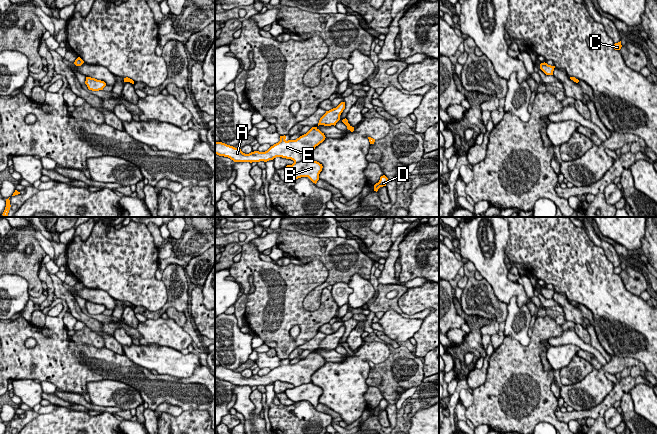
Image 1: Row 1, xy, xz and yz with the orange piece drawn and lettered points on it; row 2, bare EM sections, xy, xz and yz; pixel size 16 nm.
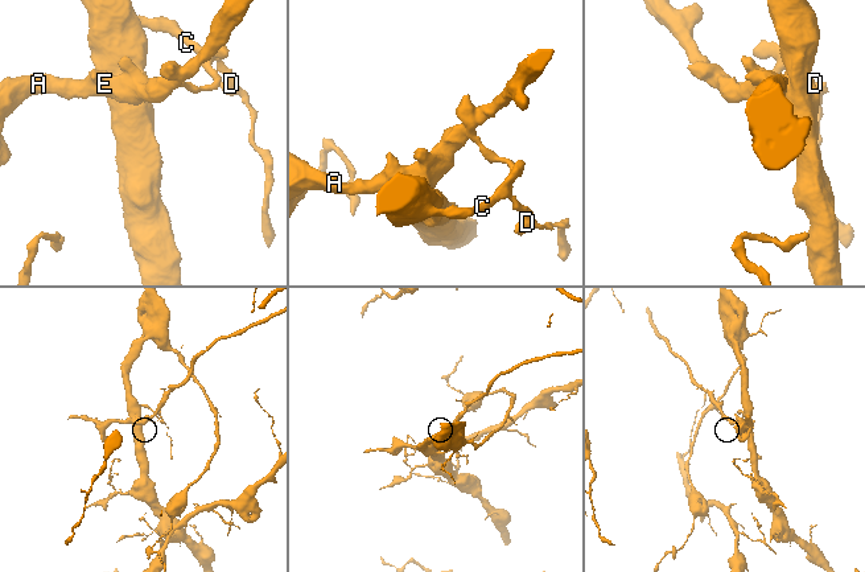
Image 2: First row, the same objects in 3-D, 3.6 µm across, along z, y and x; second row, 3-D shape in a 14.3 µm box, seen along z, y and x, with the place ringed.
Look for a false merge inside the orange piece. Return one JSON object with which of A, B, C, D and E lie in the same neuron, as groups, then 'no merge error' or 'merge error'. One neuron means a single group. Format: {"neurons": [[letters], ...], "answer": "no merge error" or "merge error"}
{"neurons": [["A", "E"], ["B", "C", "D"]], "answer": "merge error"}

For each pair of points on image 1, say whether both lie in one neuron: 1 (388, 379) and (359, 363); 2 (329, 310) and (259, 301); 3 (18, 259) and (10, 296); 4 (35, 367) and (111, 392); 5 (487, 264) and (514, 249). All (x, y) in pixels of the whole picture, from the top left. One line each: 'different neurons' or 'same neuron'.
1: different neurons
2: same neuron
3: different neurons
4: different neurons
5: different neurons

